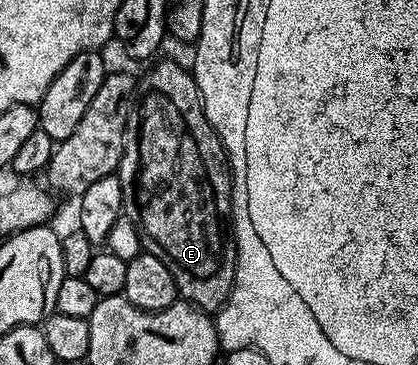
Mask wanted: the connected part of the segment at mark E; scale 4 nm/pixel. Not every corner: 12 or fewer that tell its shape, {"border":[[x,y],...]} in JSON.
{"border":[[194,73],[138,79],[123,213],[179,298],[235,283],[231,167]]}

